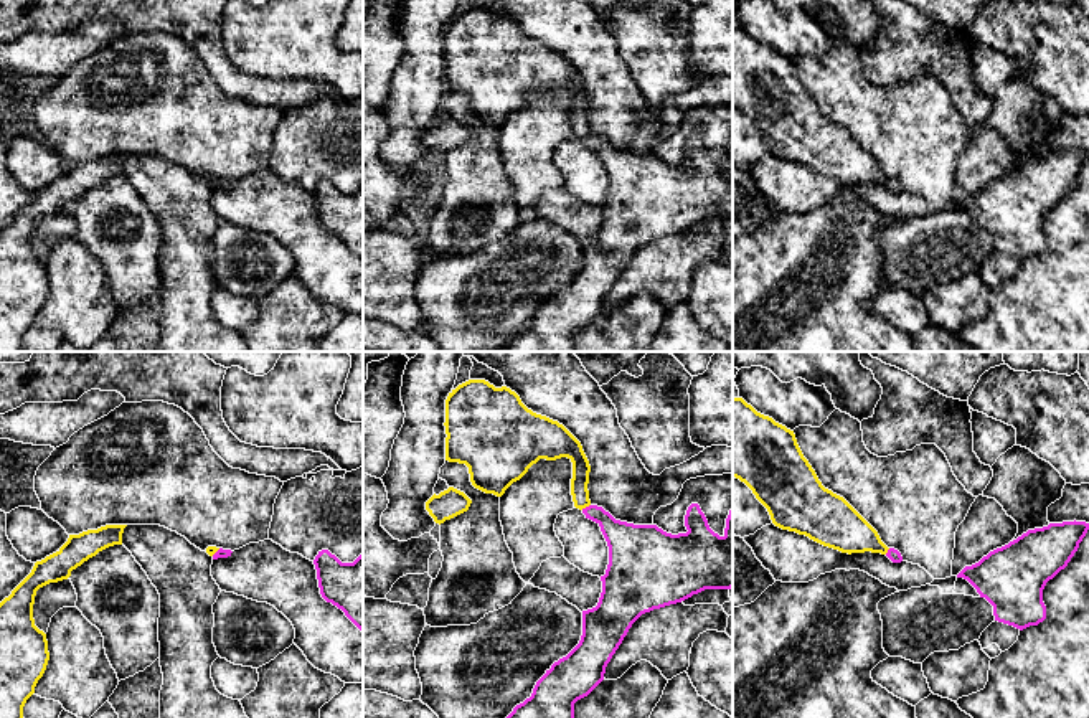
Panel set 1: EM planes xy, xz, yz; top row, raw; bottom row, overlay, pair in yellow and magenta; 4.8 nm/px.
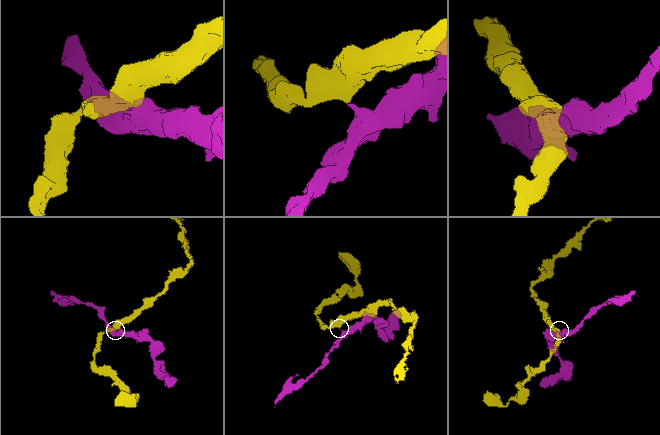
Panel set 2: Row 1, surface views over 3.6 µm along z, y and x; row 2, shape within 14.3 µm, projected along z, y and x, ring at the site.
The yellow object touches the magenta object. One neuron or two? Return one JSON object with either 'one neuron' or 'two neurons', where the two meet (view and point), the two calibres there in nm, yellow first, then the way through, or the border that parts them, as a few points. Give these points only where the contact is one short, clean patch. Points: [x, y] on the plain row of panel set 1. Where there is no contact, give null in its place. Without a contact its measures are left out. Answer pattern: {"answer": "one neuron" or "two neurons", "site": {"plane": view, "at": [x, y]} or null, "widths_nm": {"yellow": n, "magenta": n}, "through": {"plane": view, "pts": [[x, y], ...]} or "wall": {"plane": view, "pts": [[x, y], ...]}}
{"answer": "two neurons", "site": {"plane": "xz", "at": [584, 137]}, "widths_nm": {"yellow": 90, "magenta": 170}, "wall": {"plane": "xz", "pts": [[589, 134], [581, 139]]}}

